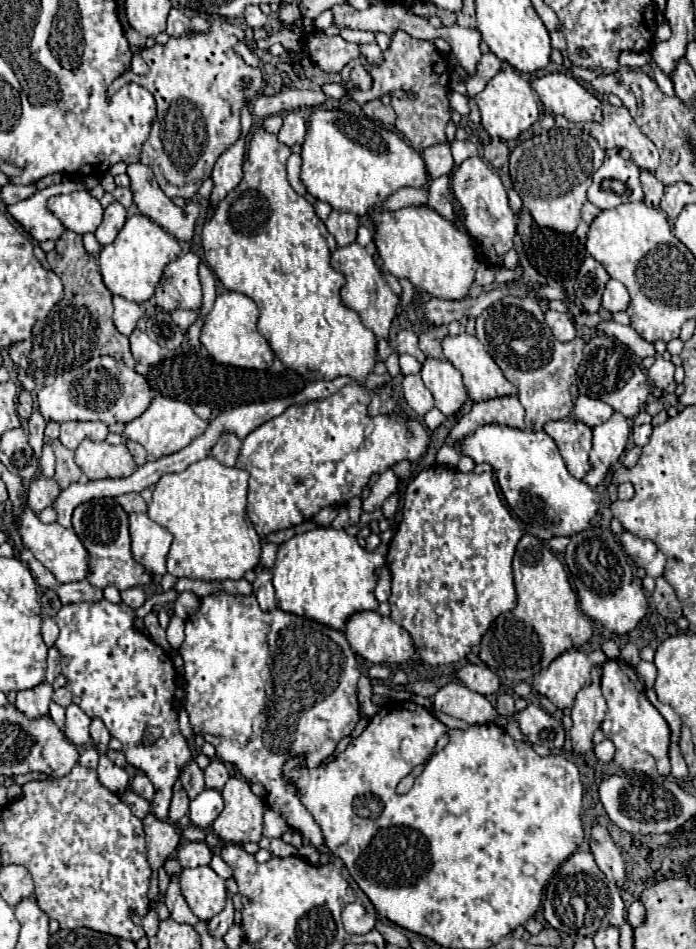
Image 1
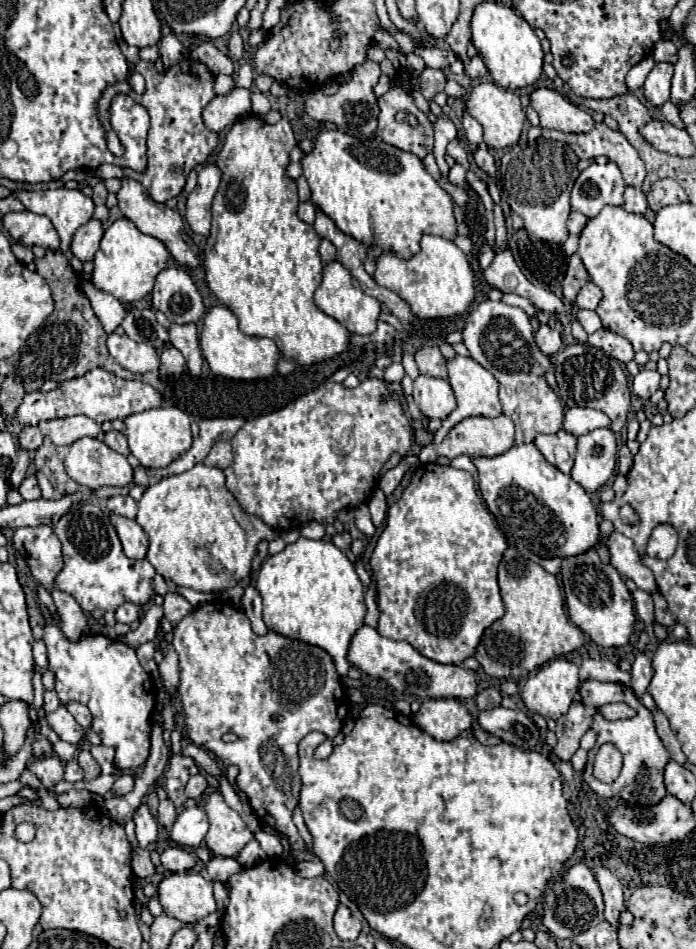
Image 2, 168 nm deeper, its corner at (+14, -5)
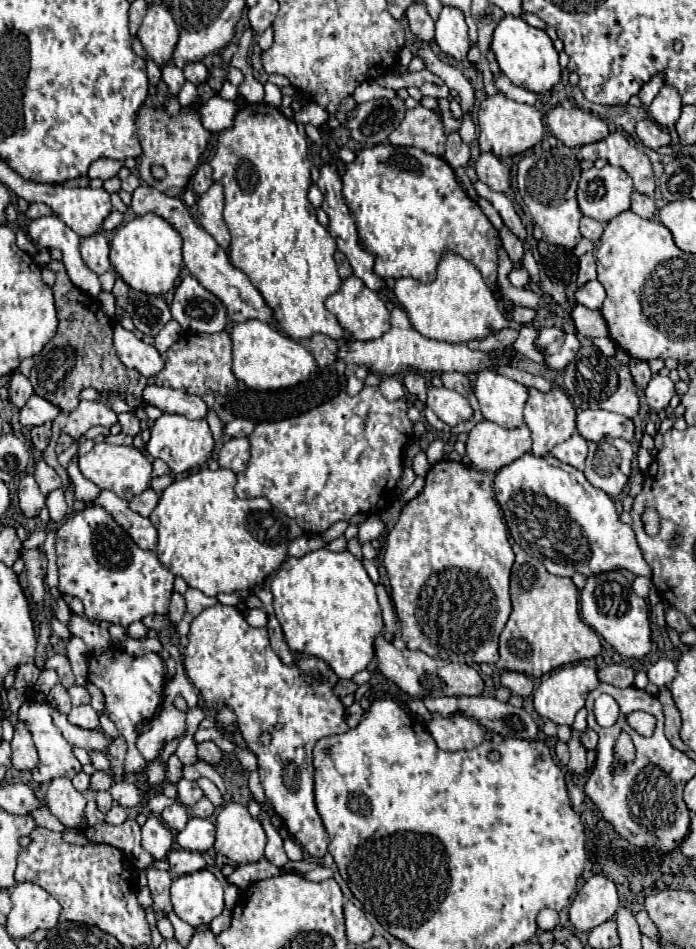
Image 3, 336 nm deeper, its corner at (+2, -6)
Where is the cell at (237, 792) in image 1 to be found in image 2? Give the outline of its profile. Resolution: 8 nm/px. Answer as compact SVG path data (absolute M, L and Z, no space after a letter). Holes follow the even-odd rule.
M214 792L204 800L204 812L210 822L210 830L204 840L214 856L236 858L254 838L254 834L246 830L240 814L224 802L220 792Z

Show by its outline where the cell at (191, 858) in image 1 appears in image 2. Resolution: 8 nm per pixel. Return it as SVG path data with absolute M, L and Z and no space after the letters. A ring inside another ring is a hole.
M172 846L162 852L162 866L170 872L186 872L192 866L196 866L196 862L198 862L198 856L180 846Z

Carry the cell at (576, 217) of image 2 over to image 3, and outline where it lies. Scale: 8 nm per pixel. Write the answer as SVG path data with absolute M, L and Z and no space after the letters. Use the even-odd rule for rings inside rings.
M582 217L580 219L580 233L582 233L582 237L586 237L590 241L598 241L602 237L602 231L604 231L604 223L594 221L590 217Z

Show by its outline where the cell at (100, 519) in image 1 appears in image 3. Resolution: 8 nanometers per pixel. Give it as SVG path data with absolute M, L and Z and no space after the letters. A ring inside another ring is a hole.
M94 505L66 519L56 537L58 573L62 595L78 597L90 621L108 621L128 627L146 615L166 615L174 575L158 561L156 551L144 551L112 519L108 511Z

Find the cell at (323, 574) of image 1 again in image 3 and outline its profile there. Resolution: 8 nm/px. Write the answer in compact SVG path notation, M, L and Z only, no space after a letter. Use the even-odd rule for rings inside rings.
M330 549L310 551L304 557L288 557L278 573L272 575L270 591L274 595L274 613L282 625L288 647L294 653L306 653L324 659L340 679L352 679L358 671L366 669L374 657L374 637L384 629L382 611L376 601L374 583L364 571L362 563L350 553L334 553Z

